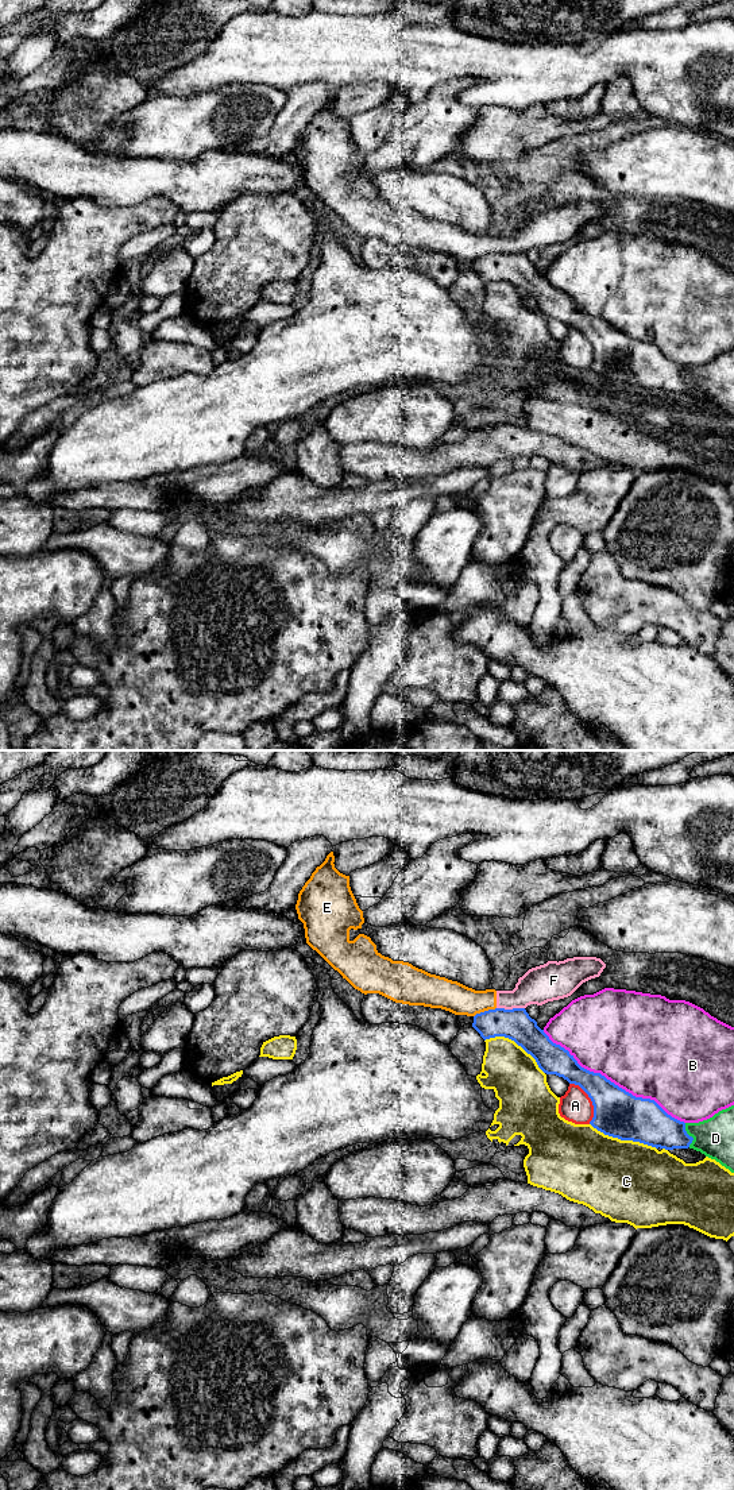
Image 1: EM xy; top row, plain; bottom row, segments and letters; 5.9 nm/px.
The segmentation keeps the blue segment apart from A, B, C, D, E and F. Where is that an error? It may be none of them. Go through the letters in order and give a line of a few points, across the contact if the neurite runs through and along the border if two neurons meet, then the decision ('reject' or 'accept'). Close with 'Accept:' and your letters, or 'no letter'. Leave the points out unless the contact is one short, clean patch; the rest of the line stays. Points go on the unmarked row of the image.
A: reject
B: reject
C: reject
D: reject
E: xy (495, 251), (481, 255), (474, 261) | reject
F: reject
Accept: no letter

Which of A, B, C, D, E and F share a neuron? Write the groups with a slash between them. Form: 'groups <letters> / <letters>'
groups A / B / C / D / E F

